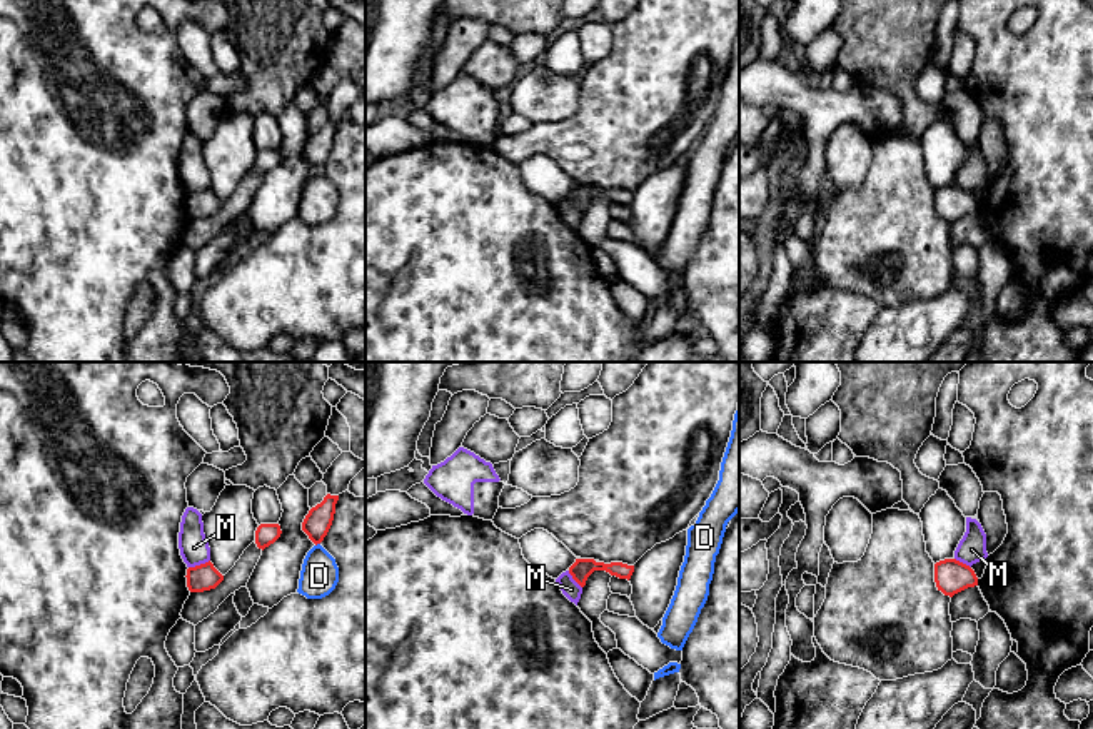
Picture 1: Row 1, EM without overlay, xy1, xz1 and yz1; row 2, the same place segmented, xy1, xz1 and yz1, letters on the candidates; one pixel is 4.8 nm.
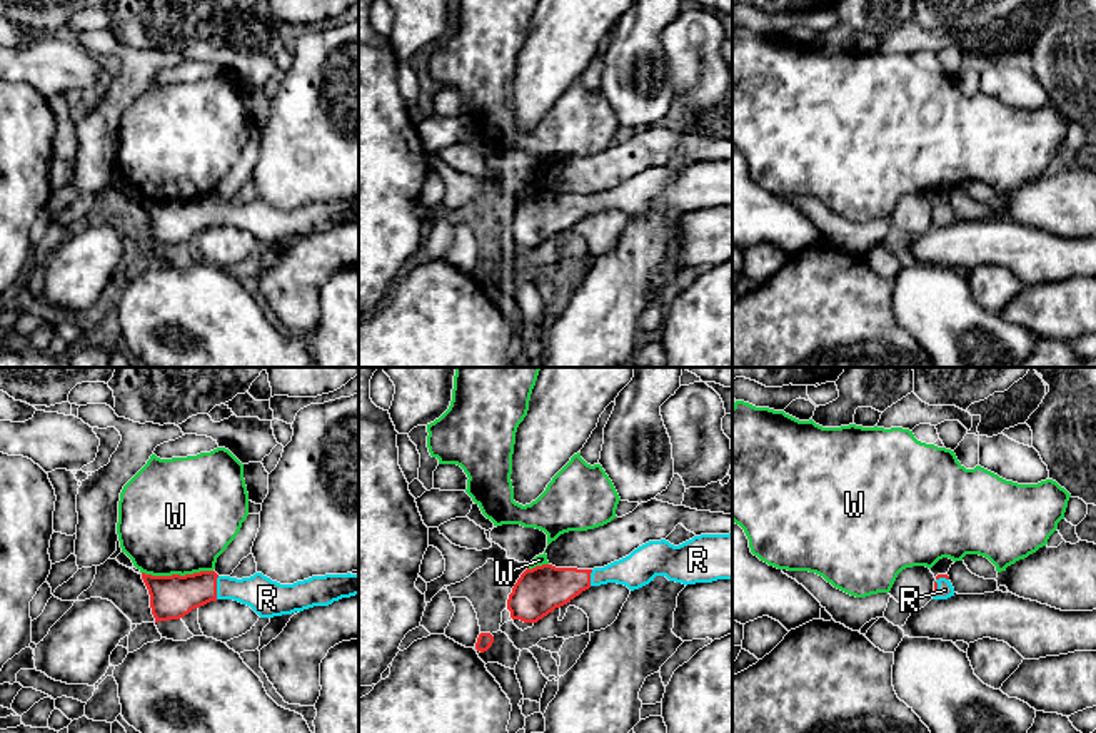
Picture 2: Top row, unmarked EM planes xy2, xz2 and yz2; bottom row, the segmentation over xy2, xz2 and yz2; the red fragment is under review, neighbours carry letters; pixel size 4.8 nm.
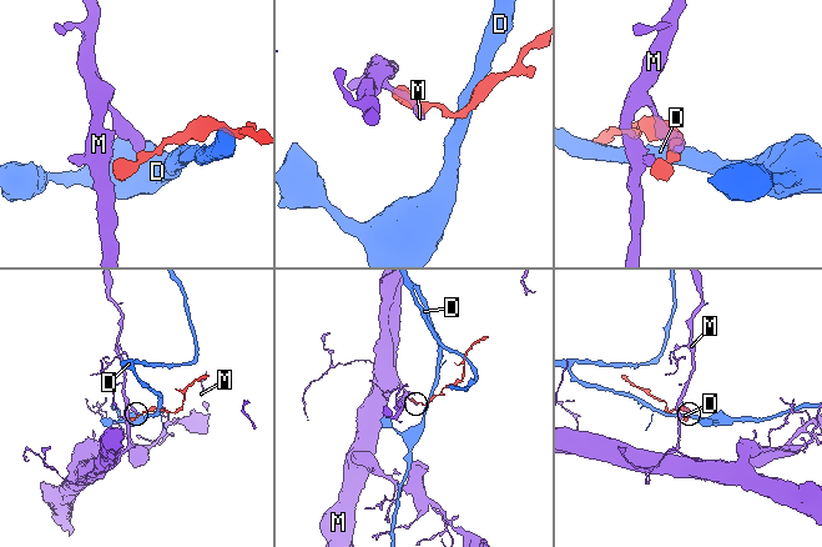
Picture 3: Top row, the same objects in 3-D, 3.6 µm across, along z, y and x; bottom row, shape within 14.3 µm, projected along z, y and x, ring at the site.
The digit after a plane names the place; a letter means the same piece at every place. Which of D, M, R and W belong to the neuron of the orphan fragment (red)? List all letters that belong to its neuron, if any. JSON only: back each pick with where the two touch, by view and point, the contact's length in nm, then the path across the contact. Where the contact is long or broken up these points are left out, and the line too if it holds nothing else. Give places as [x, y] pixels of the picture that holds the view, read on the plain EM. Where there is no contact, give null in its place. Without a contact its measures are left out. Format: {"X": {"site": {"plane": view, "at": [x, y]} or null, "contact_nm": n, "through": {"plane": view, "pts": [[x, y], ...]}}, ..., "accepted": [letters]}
{"R": {"site": {"plane": "xy2", "at": [216, 214]}, "contact_nm": 110}, "accepted": ["R"]}

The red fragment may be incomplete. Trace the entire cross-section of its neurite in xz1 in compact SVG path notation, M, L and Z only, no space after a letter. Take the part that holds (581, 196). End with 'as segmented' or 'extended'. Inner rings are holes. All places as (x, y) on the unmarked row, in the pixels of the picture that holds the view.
M576 185L576 189L569 194L569 200L581 214L586 212L587 204L594 197L606 197L611 202L629 207L634 199L634 192L627 192L622 189L604 190L604 189L596 189L594 185Z | as segmented

